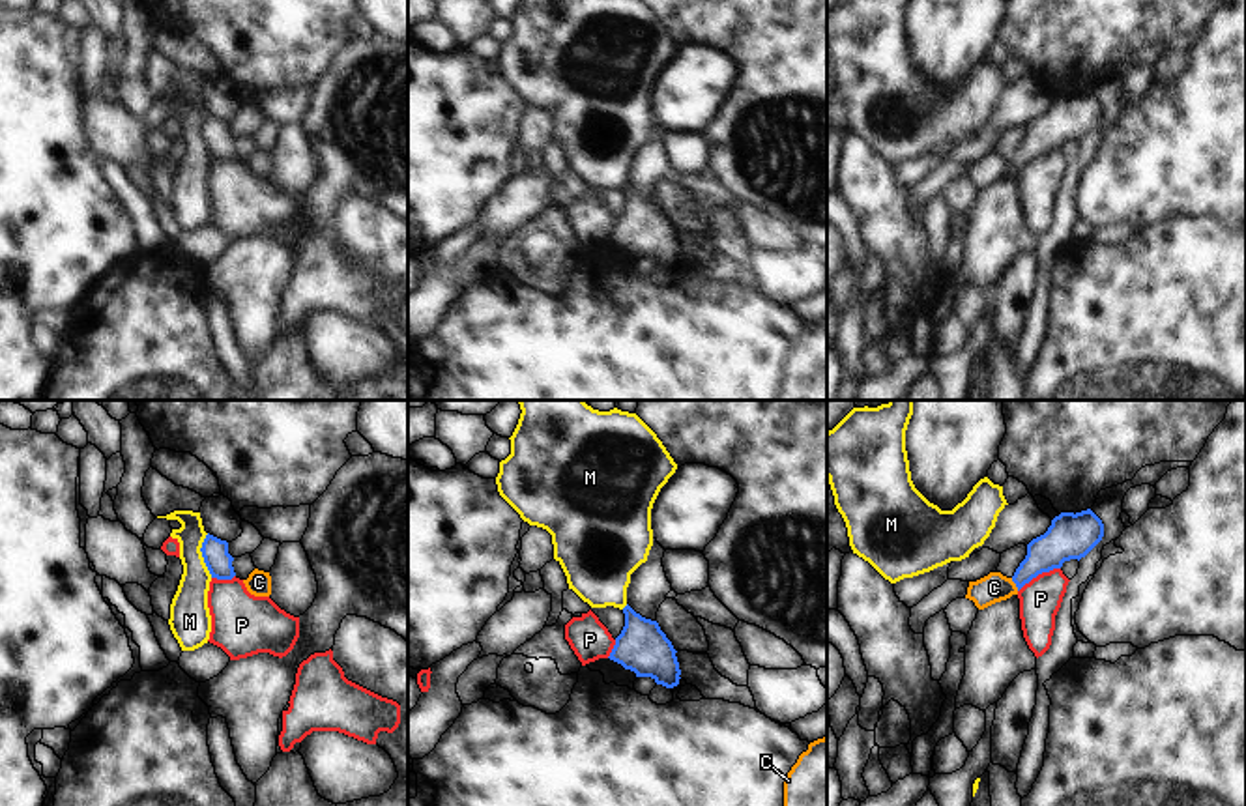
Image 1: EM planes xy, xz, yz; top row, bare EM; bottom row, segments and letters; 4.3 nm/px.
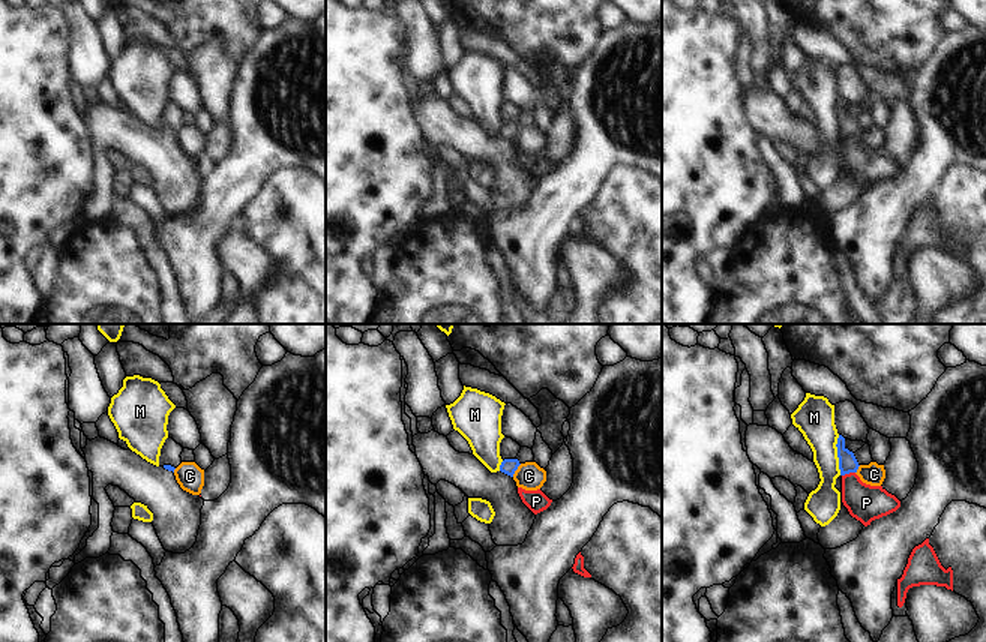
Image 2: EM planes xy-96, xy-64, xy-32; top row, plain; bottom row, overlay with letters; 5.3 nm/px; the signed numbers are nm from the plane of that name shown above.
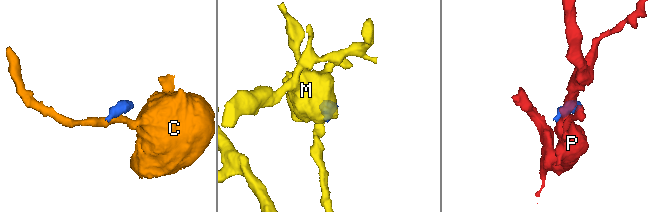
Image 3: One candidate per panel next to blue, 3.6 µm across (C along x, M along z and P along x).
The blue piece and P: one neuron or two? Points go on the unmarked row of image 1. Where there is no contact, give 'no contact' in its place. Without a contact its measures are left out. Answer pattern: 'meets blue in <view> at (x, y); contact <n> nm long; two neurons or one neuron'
meets blue in yz at (1039, 154); contact 220 nm long; two neurons

